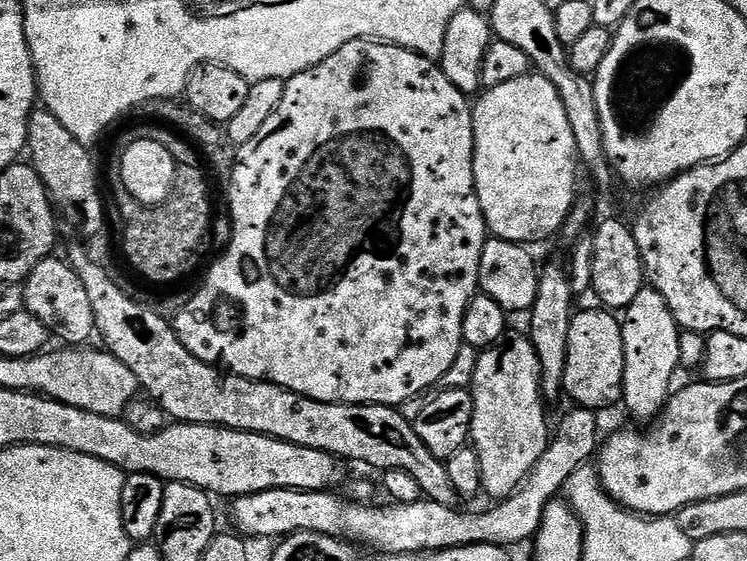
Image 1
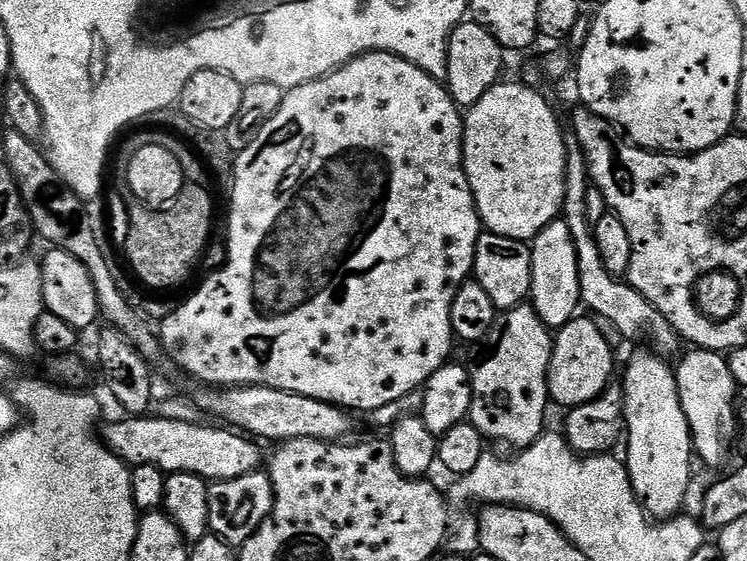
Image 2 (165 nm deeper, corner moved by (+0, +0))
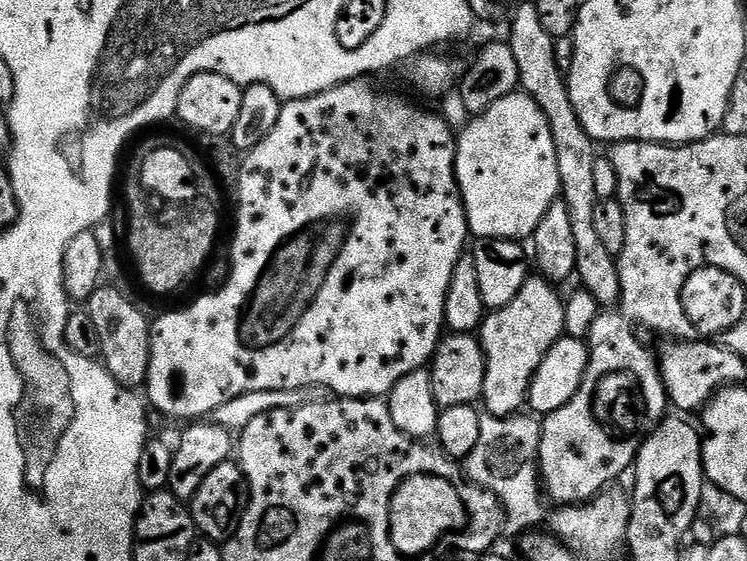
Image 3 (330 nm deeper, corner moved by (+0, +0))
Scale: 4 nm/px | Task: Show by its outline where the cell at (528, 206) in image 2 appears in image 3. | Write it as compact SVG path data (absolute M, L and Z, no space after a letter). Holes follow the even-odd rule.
M522 90L494 102L490 110L481 116L472 116L469 121L464 133L459 133L456 146L456 181L460 196L464 199L469 233L482 240L527 241L536 232L538 222L546 218L546 210L550 210L552 203L560 196L558 154L554 154L554 134L550 134L550 122L546 122L542 106L538 106L538 102Z

